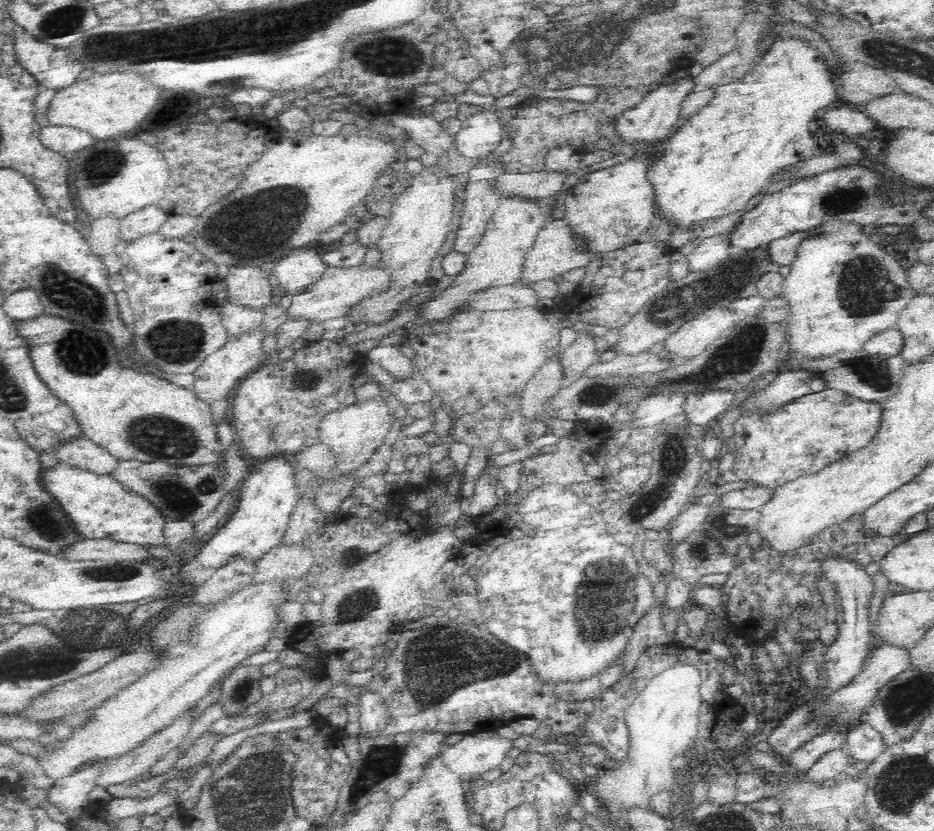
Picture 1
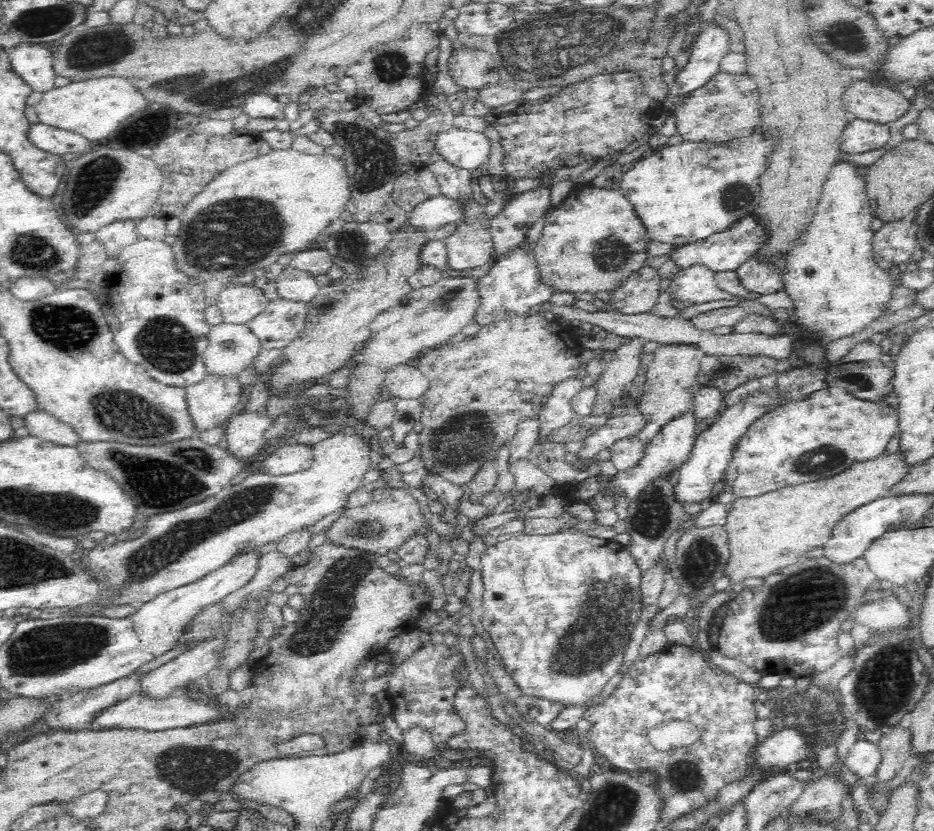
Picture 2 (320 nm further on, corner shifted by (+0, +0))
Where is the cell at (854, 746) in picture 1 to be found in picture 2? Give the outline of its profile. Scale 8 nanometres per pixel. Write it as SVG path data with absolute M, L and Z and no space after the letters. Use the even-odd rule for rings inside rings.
M858 737L849 750L844 764L858 779L865 779L877 774L881 758L882 753L878 745Z

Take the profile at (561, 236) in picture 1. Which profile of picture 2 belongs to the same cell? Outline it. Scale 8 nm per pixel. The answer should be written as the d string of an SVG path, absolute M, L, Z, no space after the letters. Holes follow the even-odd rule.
M525 240L495 261L488 274L478 279L478 284L481 300L473 321L481 326L508 320L514 315L526 315L533 306L549 302L557 291L552 283L542 281L534 246Z

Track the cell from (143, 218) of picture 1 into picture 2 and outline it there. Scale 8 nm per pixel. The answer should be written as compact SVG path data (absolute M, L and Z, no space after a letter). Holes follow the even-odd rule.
M138 219L119 220L103 226L94 233L96 240L104 243L105 252L109 258L116 257L118 252L139 239L136 232Z

